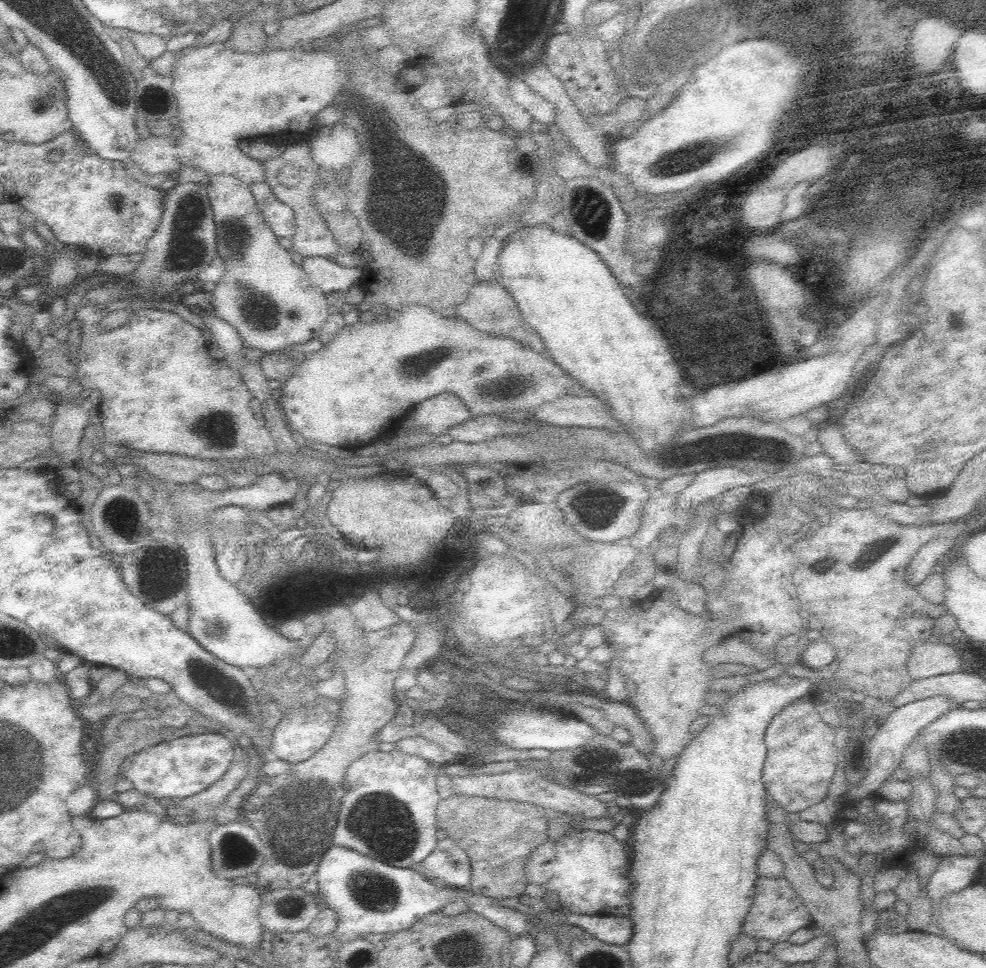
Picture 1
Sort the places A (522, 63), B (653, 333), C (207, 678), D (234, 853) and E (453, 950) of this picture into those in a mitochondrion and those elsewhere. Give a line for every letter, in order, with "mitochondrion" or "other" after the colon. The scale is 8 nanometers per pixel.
A: other
B: mitochondrion
C: mitochondrion
D: mitochondrion
E: mitochondrion

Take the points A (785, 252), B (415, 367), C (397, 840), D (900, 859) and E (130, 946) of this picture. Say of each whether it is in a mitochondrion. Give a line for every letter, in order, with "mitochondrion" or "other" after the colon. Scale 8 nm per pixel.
A: mitochondrion
B: mitochondrion
C: mitochondrion
D: other
E: other

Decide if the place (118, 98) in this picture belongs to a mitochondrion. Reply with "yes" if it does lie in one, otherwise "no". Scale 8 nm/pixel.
no

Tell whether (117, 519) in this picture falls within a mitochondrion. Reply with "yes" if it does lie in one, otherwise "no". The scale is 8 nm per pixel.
yes

